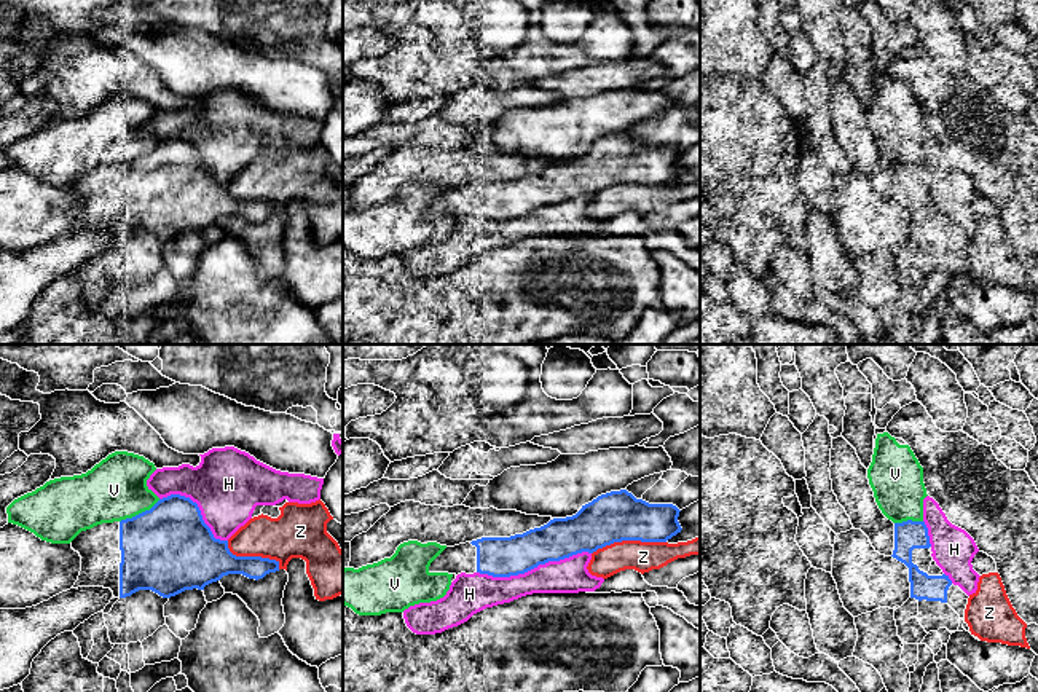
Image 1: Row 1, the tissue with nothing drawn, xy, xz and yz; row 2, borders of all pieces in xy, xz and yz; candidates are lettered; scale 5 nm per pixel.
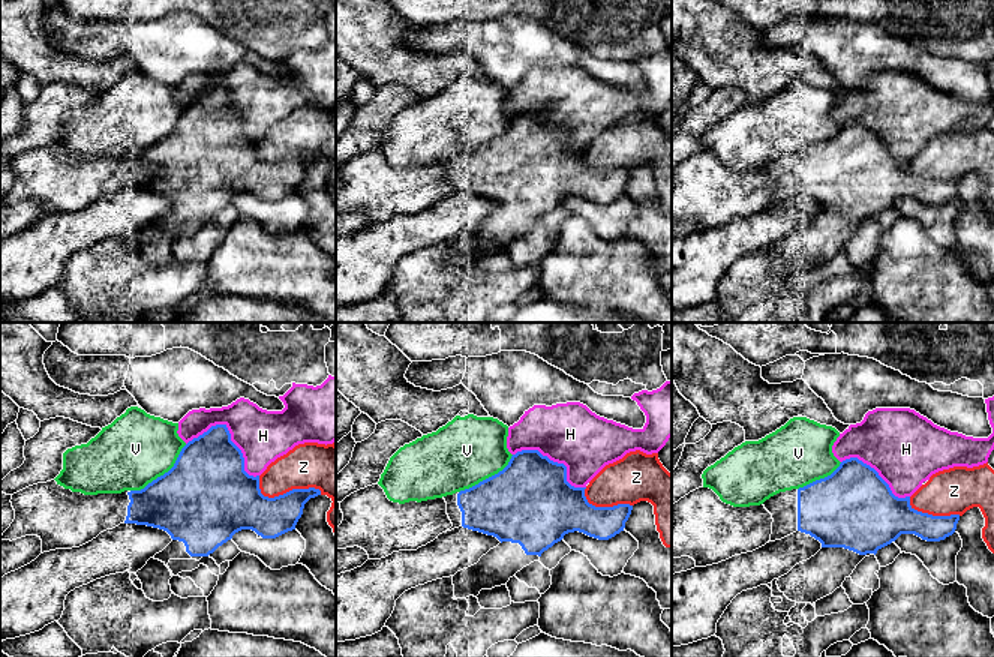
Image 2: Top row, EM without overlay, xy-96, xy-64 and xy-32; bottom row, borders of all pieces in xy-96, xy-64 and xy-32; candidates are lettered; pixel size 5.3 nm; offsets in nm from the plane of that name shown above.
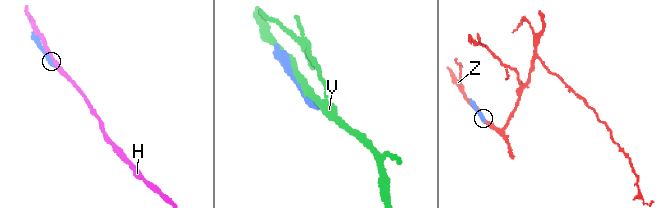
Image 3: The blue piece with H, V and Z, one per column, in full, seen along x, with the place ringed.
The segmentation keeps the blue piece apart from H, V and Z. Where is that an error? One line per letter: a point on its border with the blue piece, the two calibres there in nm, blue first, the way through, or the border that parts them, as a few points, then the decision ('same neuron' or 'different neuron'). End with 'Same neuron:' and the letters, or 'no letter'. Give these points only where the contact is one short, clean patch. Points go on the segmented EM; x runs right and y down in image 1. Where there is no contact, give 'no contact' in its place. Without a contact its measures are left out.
H: contact xz (533, 568); calibres 200 and 180 nm; different neuron
V: contact xy (139, 514); calibres 440 and 320 nm; different neuron
Z: contact xz (629, 539); calibres 260 and 160 nm; different neuron
Same neuron: no letter

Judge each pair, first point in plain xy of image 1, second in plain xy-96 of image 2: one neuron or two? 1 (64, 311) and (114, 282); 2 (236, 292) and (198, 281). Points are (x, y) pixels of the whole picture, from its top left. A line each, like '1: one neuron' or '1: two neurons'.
1: one neuron
2: two neurons

